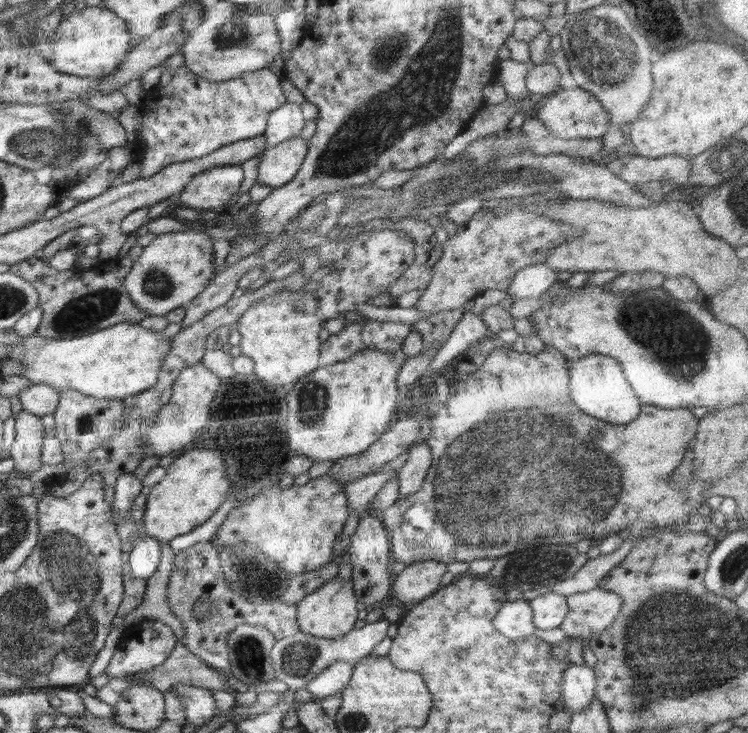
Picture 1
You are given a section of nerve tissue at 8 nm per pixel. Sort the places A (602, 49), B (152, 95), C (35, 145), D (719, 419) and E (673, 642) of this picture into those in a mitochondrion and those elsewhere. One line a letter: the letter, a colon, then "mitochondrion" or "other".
A: mitochondrion
B: other
C: mitochondrion
D: other
E: mitochondrion

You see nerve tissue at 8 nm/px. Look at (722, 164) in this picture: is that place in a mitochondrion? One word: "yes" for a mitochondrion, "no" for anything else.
yes

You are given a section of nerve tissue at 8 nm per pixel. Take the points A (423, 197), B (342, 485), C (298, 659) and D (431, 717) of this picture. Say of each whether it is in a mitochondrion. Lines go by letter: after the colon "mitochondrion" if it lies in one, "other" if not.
A: mitochondrion
B: other
C: mitochondrion
D: other

